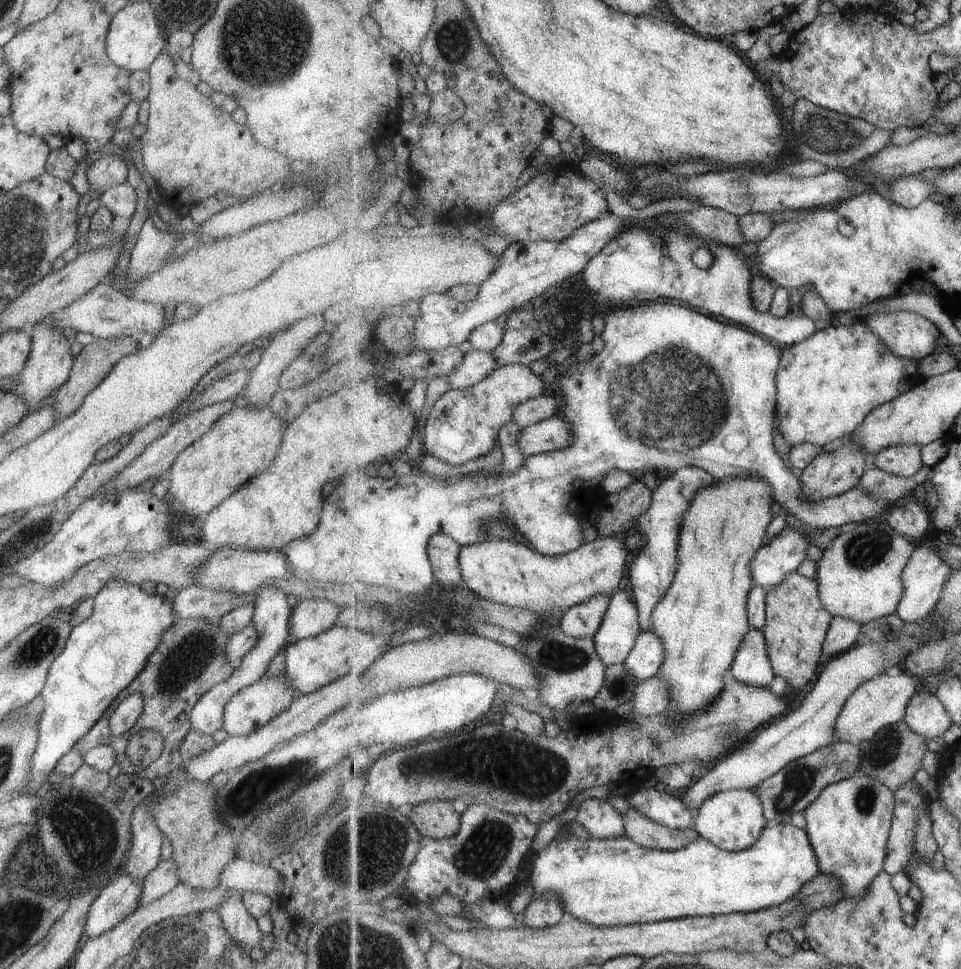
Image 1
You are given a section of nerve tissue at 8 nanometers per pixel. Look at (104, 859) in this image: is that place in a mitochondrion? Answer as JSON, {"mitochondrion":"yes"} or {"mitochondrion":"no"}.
{"mitochondrion":"yes"}

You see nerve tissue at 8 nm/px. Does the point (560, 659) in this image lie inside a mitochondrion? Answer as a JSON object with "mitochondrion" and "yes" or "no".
{"mitochondrion":"yes"}

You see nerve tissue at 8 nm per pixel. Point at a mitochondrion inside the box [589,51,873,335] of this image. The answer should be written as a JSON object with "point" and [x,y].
{"point":[827,134]}

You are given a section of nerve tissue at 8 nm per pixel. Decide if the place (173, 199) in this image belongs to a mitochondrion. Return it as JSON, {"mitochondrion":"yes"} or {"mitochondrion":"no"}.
{"mitochondrion":"no"}

